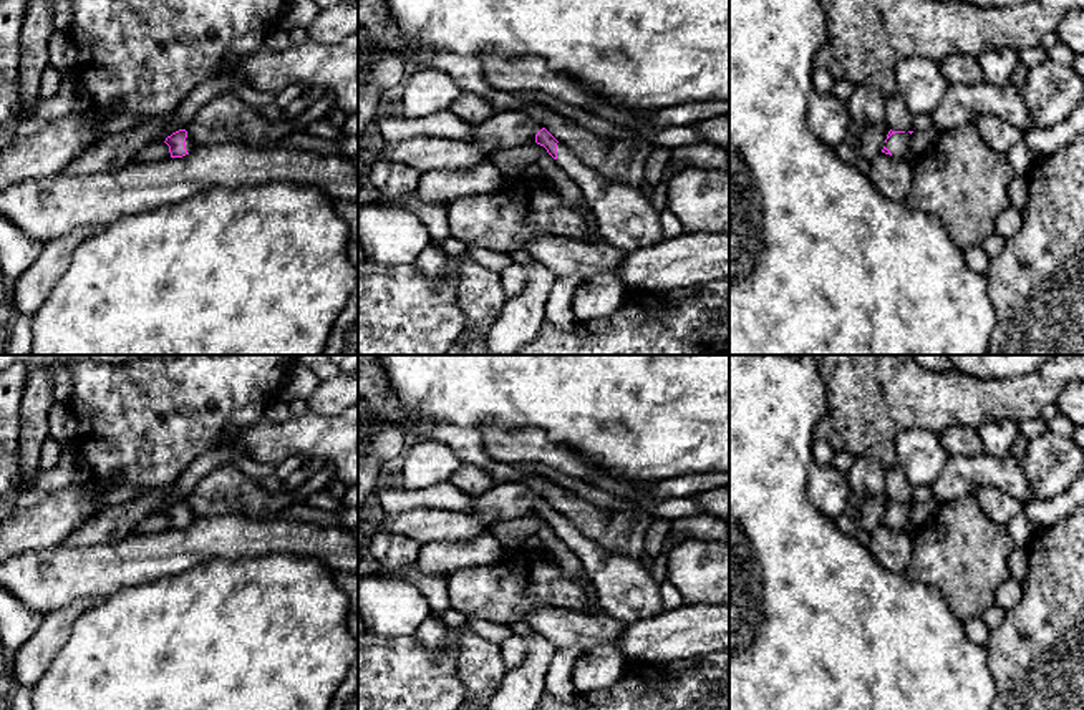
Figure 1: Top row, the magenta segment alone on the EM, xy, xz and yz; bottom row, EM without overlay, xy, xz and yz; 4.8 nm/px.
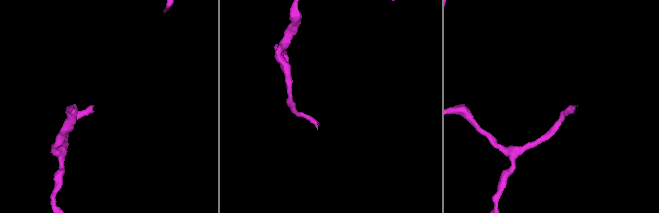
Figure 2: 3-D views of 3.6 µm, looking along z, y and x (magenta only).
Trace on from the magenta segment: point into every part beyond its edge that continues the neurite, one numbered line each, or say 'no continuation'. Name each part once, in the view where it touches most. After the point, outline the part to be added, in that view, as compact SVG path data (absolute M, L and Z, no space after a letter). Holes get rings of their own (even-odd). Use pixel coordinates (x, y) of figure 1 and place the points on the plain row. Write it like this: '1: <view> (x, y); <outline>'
1: yz (897, 515); M895 504L892 506L885 519L892 524L892 528L903 528L910 513L910 504Z

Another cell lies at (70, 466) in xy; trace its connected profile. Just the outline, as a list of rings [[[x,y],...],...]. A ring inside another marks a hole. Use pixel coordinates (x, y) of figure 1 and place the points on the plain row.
[[[65,446],[51,473],[63,478],[61,488],[70,486],[71,483],[93,479],[91,466],[73,450],[73,446]]]

